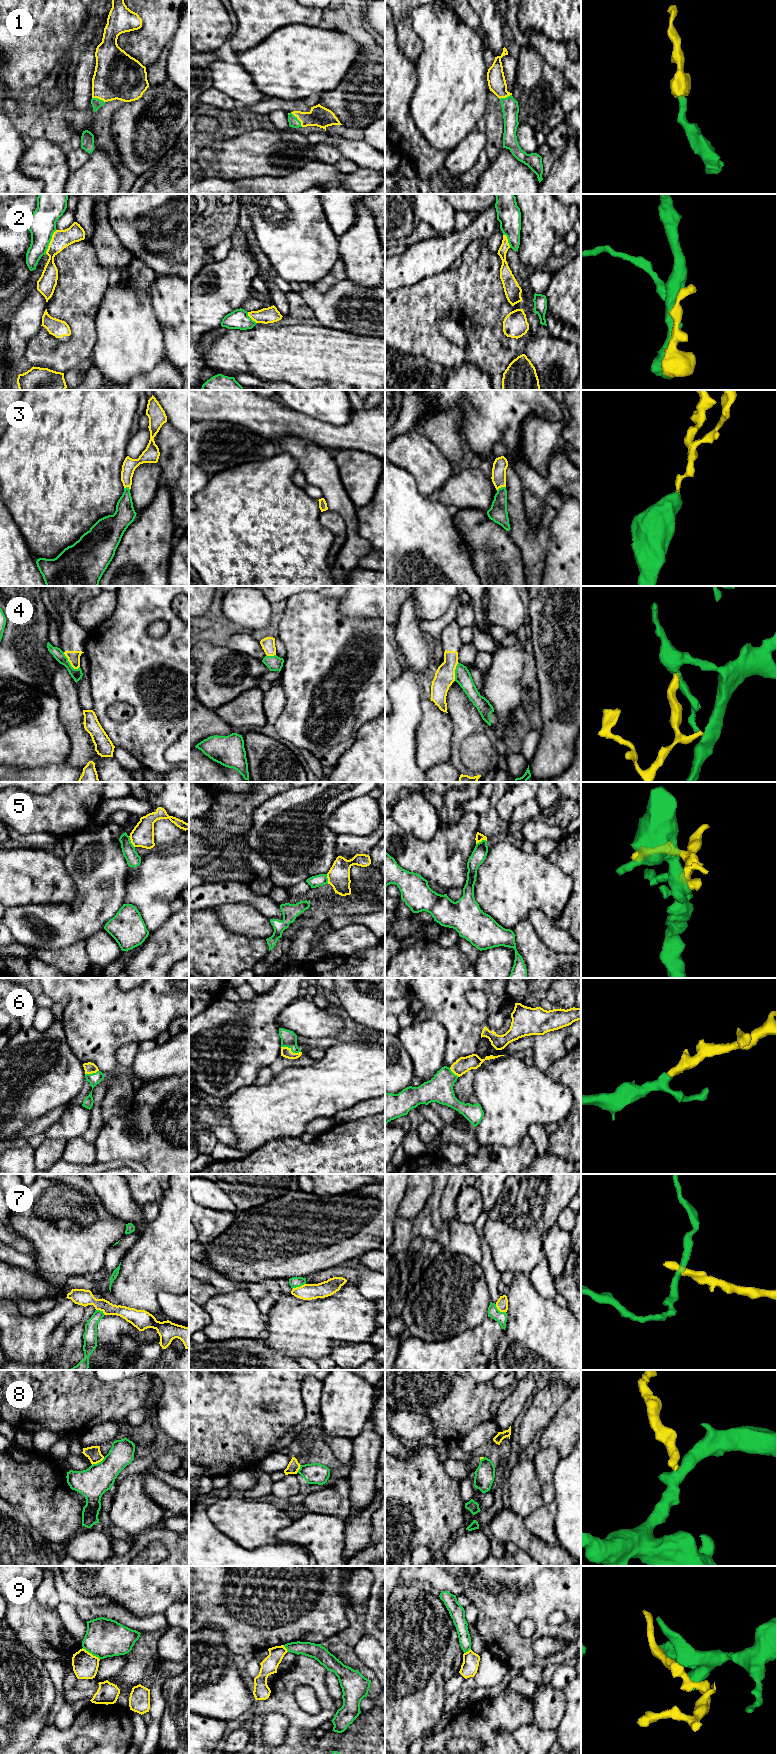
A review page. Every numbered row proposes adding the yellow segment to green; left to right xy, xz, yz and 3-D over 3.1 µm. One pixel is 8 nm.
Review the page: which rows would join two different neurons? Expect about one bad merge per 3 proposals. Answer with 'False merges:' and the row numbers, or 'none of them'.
False merges: 2, 4, 5, 7, 8, 9

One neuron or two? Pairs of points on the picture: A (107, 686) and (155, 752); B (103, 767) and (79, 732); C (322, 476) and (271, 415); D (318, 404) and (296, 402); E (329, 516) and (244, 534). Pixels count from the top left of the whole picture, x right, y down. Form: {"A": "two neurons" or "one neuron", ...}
{"A": "one neuron", "B": "one neuron", "C": "two neurons", "D": "one neuron", "E": "two neurons"}

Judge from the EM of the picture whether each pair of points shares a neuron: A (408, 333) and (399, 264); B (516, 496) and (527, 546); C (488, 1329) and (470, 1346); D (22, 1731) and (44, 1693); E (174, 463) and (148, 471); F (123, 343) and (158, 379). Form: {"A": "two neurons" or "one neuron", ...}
{"A": "two neurons", "B": "one neuron", "C": "one neuron", "D": "one neuron", "E": "two neurons", "F": "two neurons"}

